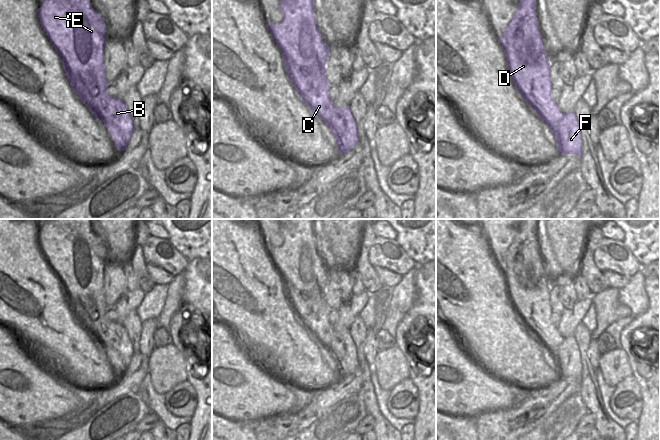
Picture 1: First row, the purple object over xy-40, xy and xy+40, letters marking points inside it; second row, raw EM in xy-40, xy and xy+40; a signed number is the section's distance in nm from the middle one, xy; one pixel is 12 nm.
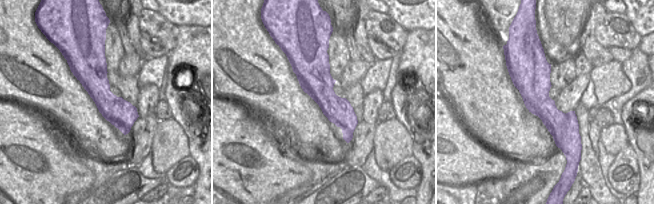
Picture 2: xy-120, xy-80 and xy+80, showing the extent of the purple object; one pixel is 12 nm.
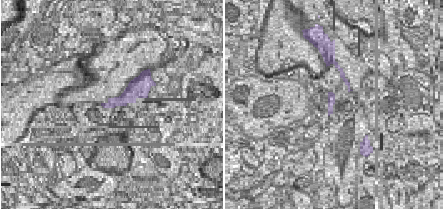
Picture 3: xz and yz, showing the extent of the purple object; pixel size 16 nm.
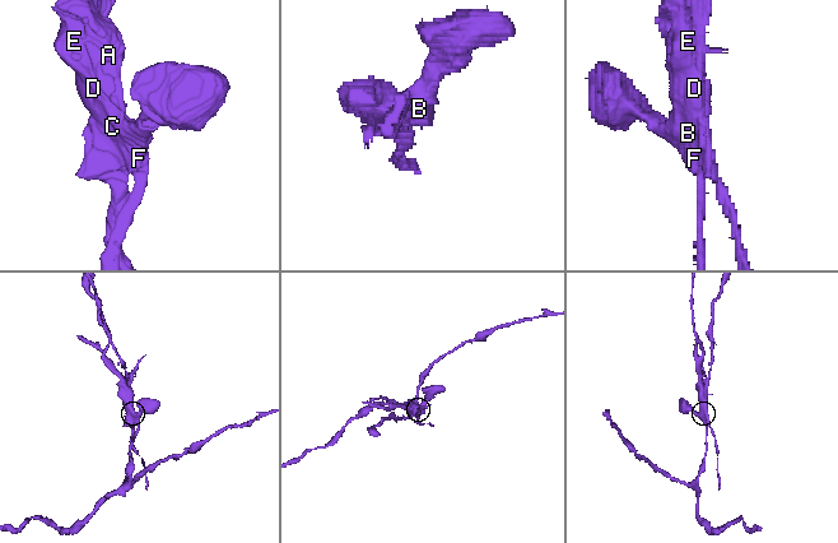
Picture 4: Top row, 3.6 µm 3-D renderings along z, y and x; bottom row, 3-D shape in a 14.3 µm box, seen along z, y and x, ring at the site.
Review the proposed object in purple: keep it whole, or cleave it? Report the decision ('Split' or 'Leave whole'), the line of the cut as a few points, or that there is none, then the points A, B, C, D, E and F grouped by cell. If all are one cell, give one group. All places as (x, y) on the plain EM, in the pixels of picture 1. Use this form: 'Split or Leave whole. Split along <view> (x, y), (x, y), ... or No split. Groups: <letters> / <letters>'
Split. Split along xy-40 (119, 323), (107, 324), (100, 333), (106, 342), (104, 347). Groups: A C D E / B F

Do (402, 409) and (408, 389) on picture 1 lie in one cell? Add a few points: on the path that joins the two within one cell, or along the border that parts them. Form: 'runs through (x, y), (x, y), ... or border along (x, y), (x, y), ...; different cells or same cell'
runs through (402, 403), (402, 391); same cell

